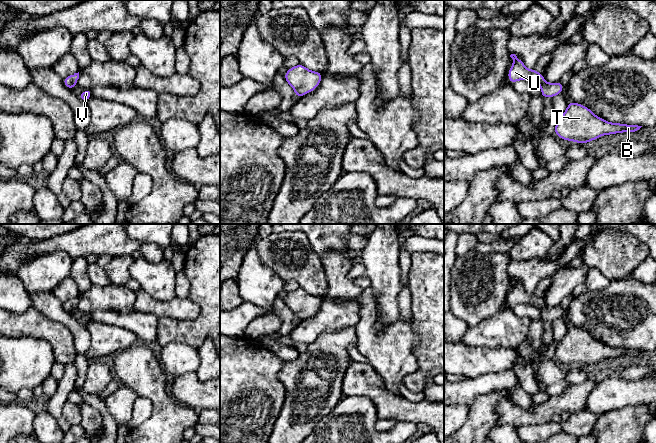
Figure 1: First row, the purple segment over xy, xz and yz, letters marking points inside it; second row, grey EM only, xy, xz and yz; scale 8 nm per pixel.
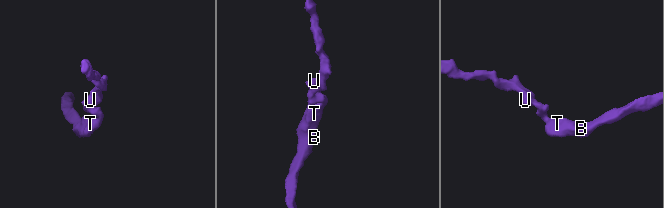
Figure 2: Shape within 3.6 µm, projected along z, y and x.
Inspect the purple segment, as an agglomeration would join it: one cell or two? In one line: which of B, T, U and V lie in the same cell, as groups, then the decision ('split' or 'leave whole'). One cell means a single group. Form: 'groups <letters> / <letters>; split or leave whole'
groups B T U V; leave whole

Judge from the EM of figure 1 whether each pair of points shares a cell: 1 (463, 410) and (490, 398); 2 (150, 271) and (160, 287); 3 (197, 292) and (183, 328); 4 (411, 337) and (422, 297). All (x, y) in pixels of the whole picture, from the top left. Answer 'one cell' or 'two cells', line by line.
1: two cells
2: one cell
3: one cell
4: two cells

